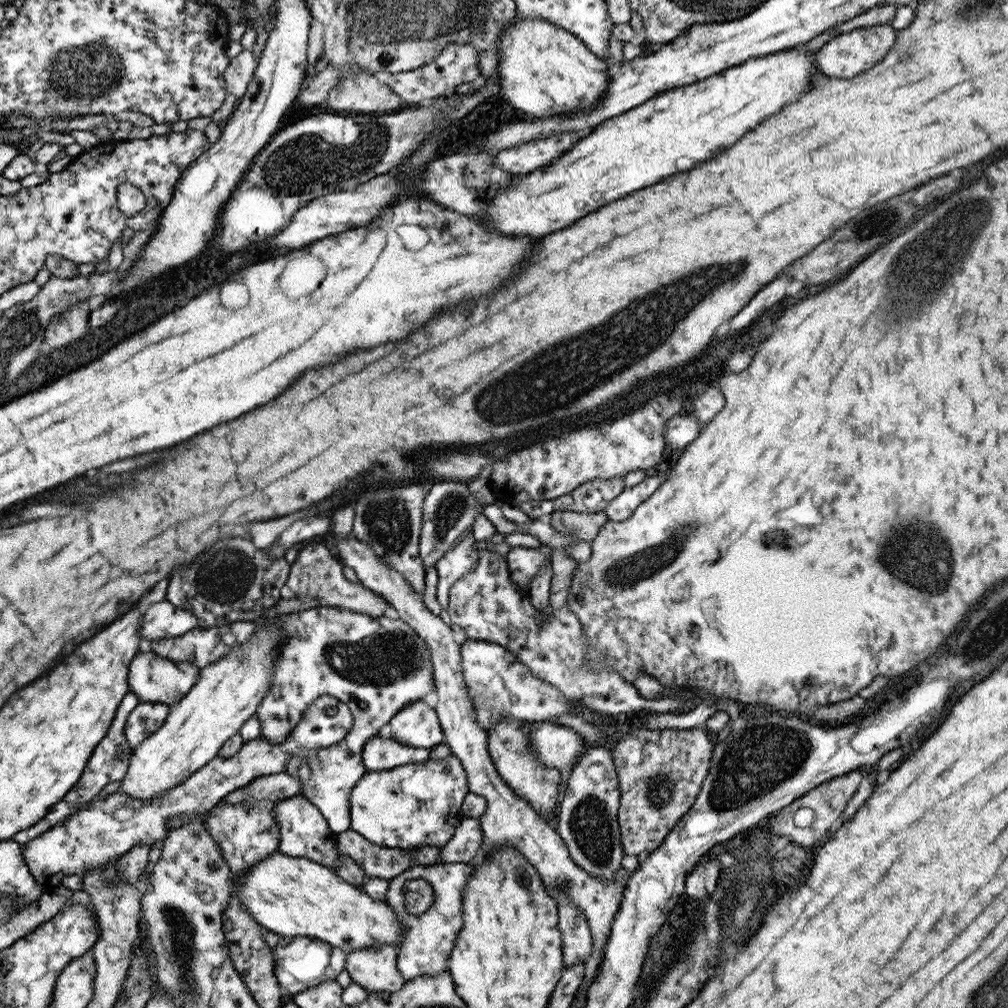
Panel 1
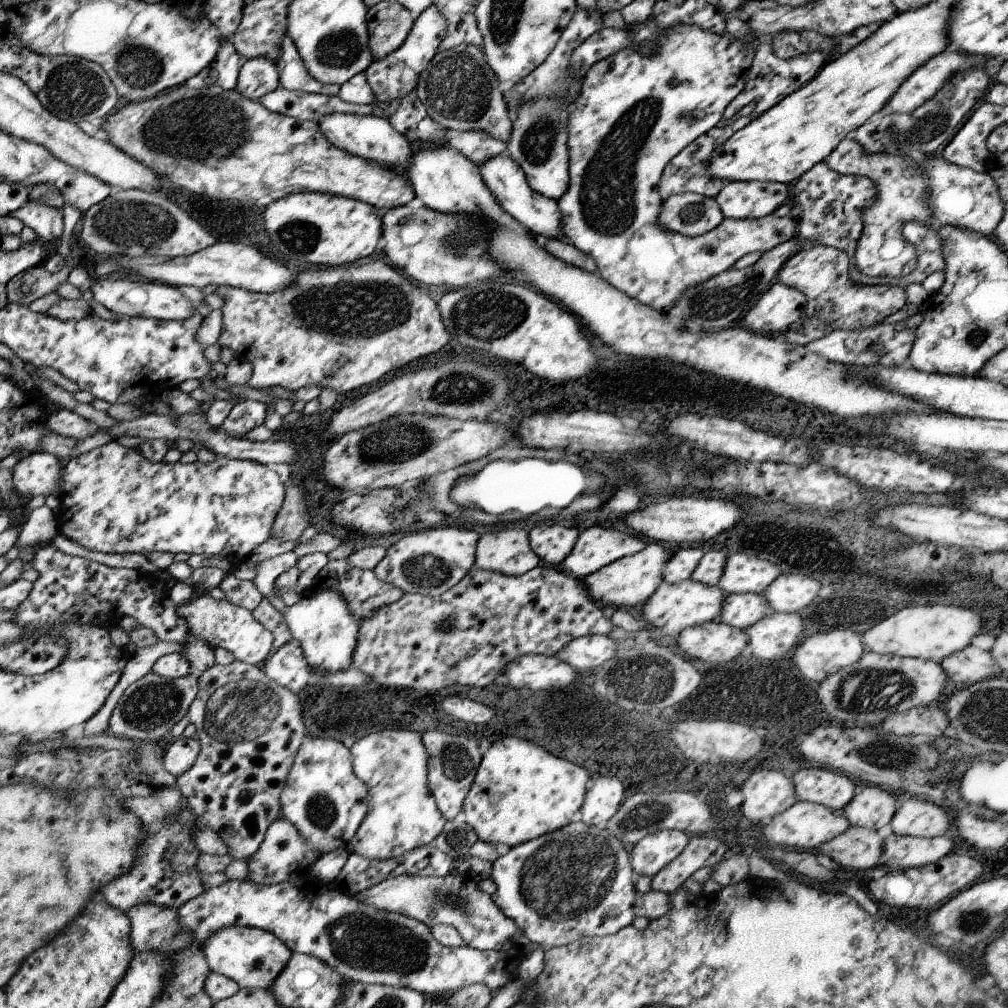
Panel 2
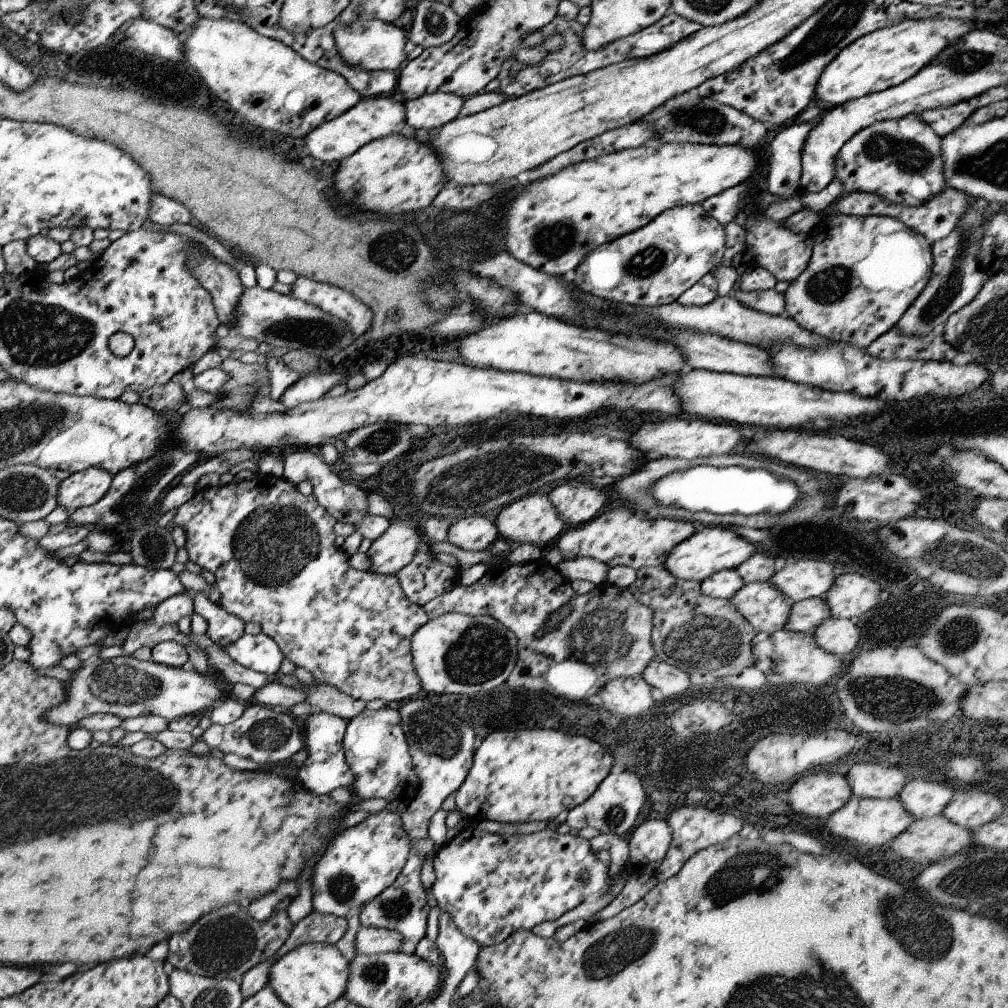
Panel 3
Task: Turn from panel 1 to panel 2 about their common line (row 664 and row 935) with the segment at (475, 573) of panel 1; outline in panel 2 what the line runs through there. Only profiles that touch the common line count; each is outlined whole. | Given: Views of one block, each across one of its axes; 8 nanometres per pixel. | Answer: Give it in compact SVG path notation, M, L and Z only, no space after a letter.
M583 822L567 824L565 828L529 840L493 862L491 878L497 890L491 894L495 906L503 916L515 920L517 928L541 948L561 948L577 942L579 938L605 938L627 926L637 916L665 916L673 908L671 896L663 892L649 892L649 898L635 890L635 872L629 864L629 854L623 850L623 842L615 840L607 830L587 826Z

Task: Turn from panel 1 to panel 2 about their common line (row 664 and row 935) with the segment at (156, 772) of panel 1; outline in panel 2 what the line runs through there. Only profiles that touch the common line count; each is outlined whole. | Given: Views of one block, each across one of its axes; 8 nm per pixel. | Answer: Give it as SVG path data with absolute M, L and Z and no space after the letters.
M229 926L213 932L201 944L201 952L205 954L205 962L209 964L211 972L227 976L229 980L239 984L239 988L263 988L263 990L267 990L277 980L277 976L293 956L293 952L275 934L243 926Z

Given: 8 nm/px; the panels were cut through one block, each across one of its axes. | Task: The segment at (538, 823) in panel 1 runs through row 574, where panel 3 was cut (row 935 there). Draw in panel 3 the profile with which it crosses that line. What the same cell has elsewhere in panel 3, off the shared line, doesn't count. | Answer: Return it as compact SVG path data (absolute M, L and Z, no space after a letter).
M359 928L355 936L357 954L389 954L403 948L403 936L385 928Z

